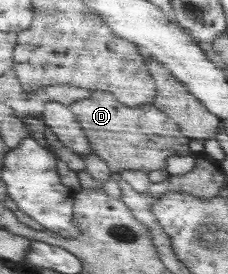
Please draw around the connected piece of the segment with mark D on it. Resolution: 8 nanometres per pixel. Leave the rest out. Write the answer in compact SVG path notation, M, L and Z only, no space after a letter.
M95 89L90 98L78 100L67 108L72 110L74 117L80 122L93 154L104 160L112 174L126 170L138 170L149 174L151 171L166 169L168 159L174 155L193 154L189 148L192 140L160 109L148 105L132 108L130 105L121 104L110 91Z

